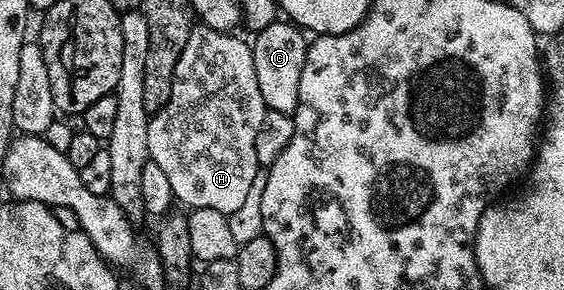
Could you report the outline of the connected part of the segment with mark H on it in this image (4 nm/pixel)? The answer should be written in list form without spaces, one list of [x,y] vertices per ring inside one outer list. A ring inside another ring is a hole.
[[[197,24],[192,30],[190,39],[186,39],[186,47],[178,59],[179,74],[183,74],[187,78],[196,78],[198,83],[194,86],[203,90],[203,98],[193,102],[192,106],[194,109],[198,109],[200,105],[206,107],[206,105],[214,103],[218,109],[220,125],[232,137],[232,139],[226,137],[226,141],[232,141],[232,147],[234,147],[232,153],[203,153],[201,157],[187,158],[185,165],[188,166],[184,169],[184,201],[192,209],[210,207],[214,211],[222,211],[226,214],[238,211],[238,207],[242,207],[242,203],[246,203],[246,195],[250,195],[250,191],[258,183],[256,172],[261,172],[262,169],[258,163],[258,155],[254,155],[254,139],[258,139],[258,131],[262,127],[262,119],[266,110],[262,91],[258,91],[258,79],[254,75],[252,46],[247,40],[244,42],[242,38],[236,36],[240,35],[219,33],[210,27]]]

